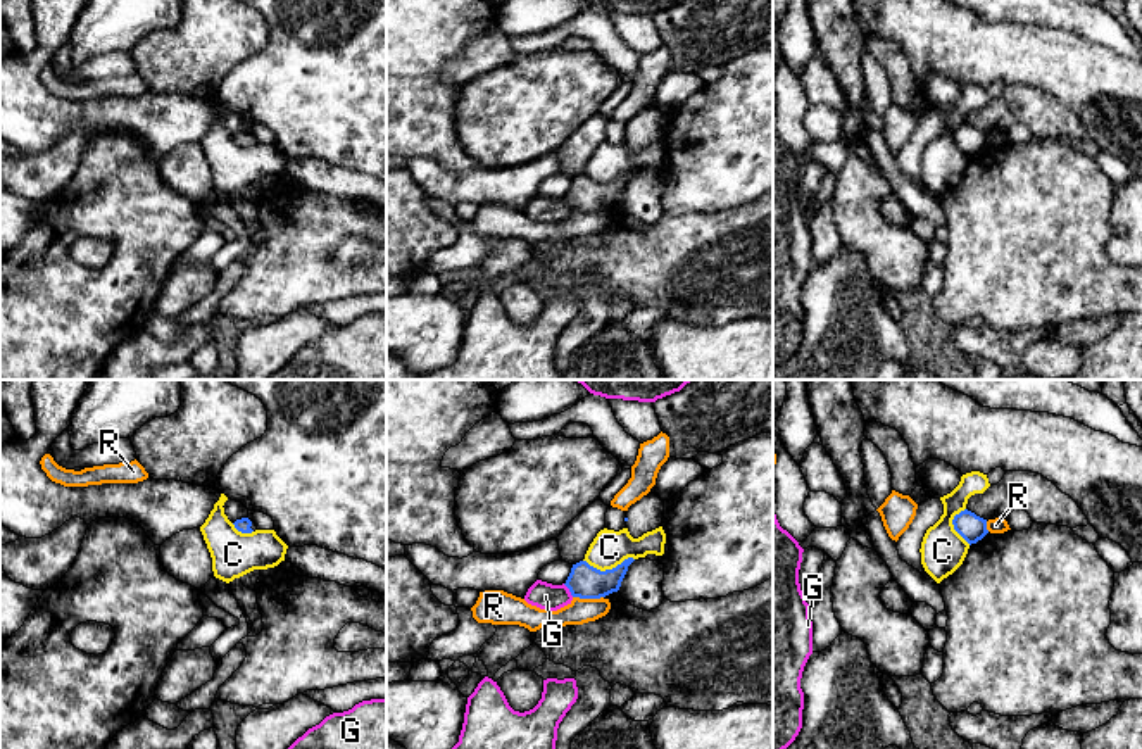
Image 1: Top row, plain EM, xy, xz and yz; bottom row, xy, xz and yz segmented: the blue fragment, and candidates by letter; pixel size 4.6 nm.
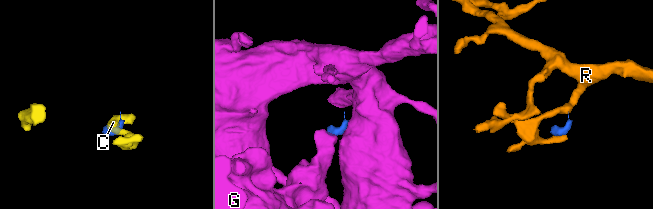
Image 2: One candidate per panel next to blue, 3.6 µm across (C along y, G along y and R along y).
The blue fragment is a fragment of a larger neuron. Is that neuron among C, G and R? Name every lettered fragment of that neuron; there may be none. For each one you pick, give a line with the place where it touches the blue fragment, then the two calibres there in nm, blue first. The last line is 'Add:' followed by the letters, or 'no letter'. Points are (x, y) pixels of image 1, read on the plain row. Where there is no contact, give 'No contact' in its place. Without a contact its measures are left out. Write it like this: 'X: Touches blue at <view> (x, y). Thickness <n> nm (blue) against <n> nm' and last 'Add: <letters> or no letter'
Add: no letter

